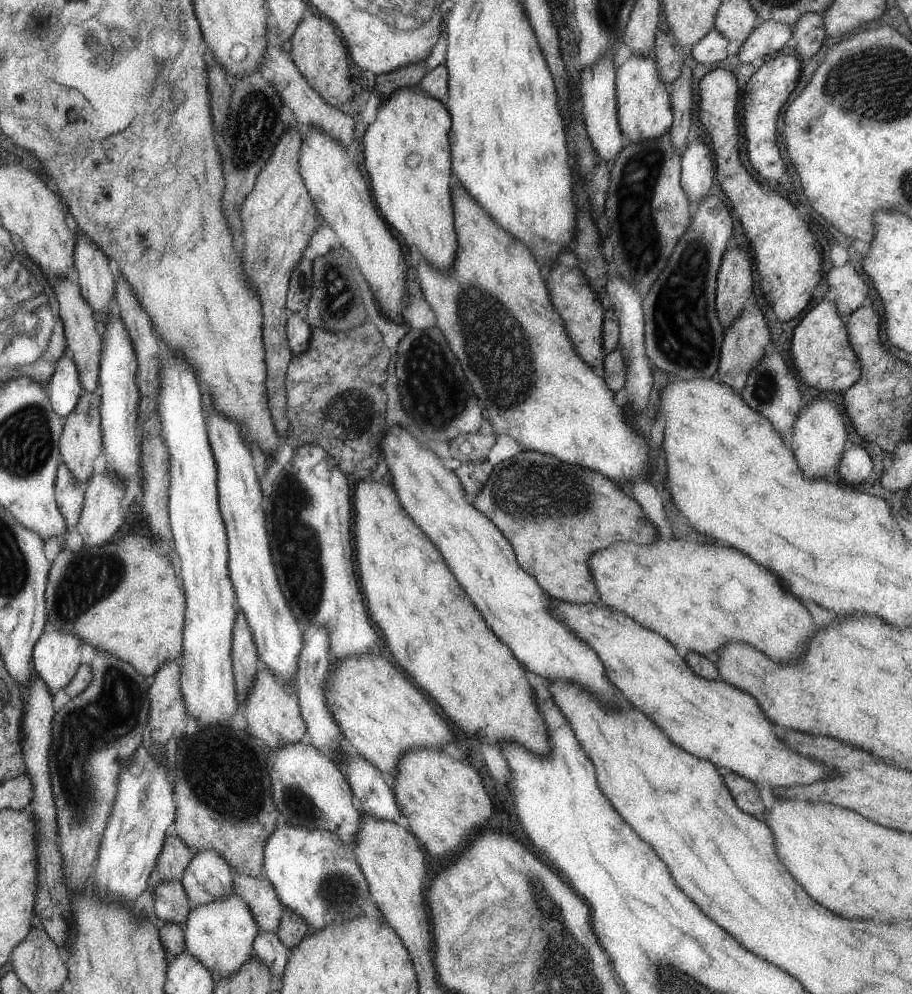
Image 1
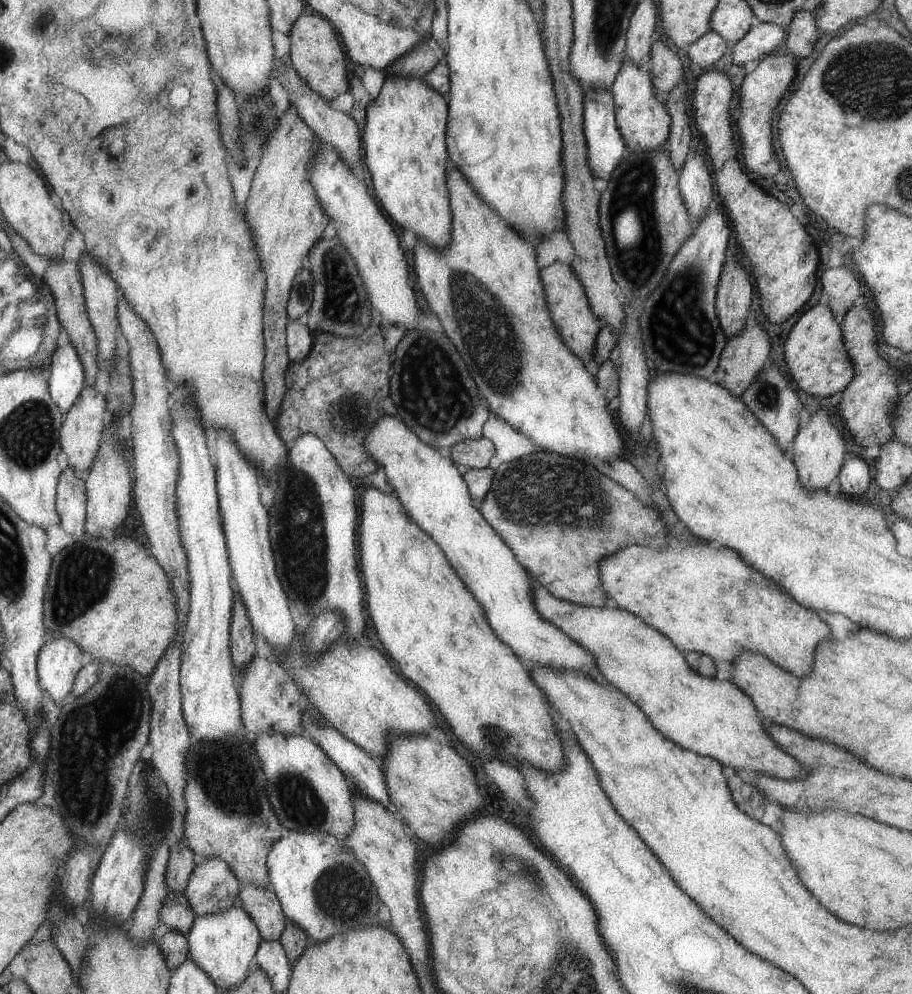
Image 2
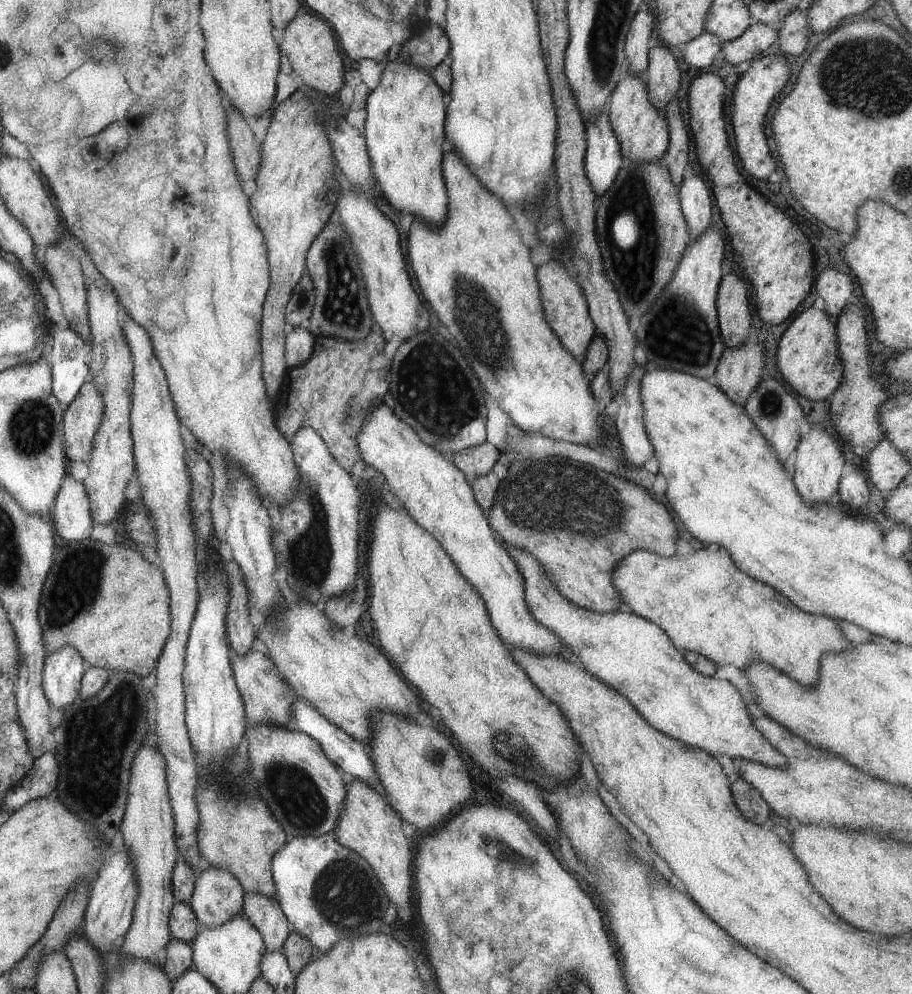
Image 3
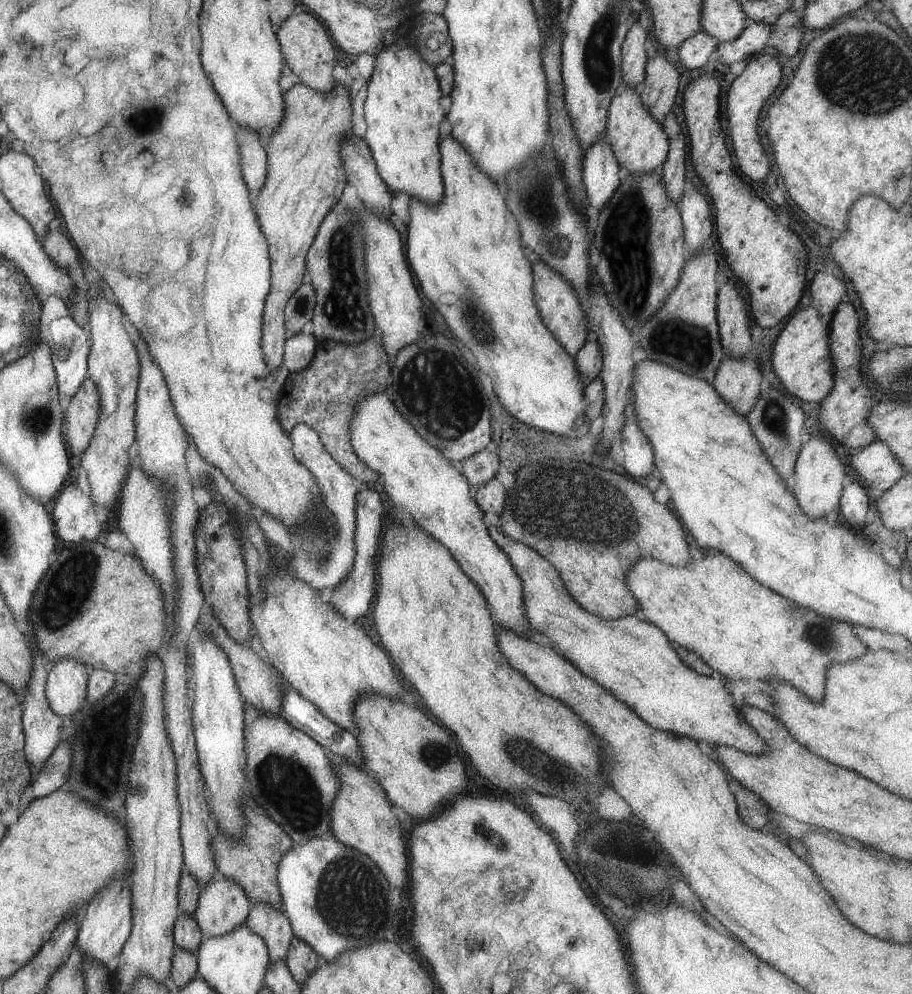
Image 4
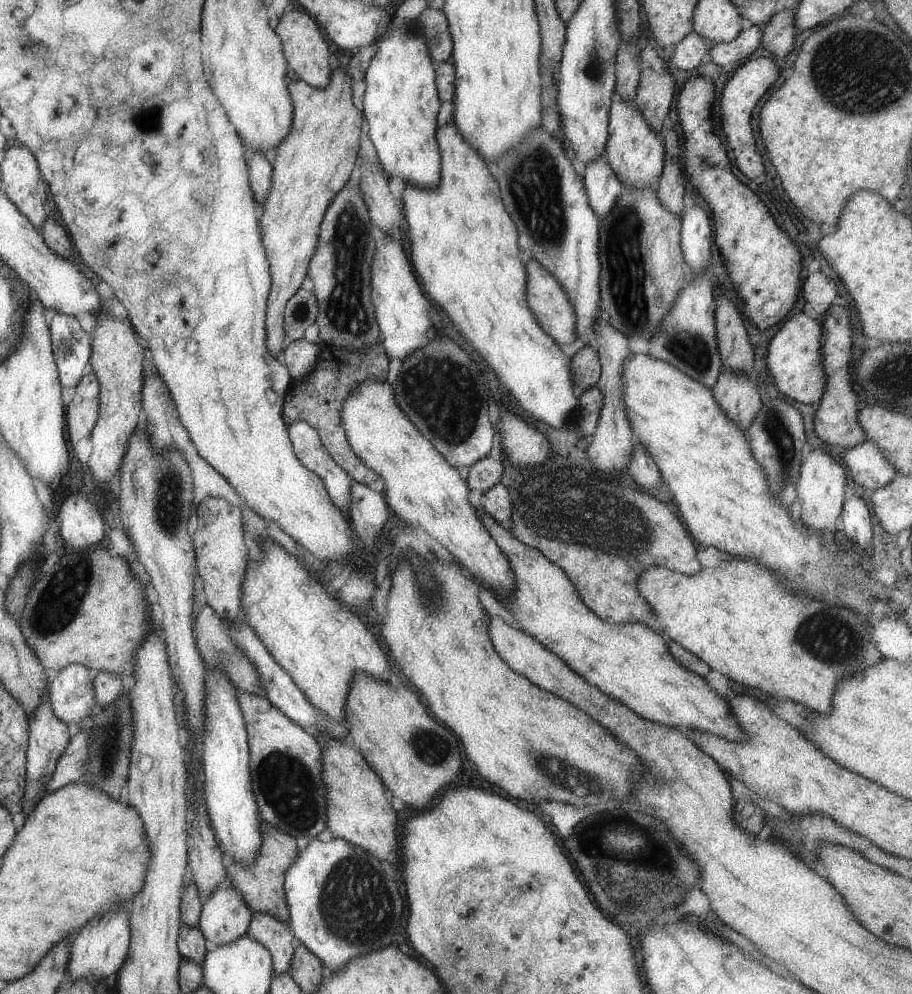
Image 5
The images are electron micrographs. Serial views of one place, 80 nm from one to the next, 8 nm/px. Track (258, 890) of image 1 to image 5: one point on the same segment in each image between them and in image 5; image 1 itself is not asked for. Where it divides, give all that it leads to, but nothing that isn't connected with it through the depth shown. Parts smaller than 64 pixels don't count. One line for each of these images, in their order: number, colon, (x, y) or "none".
2: (263, 906)
3: (265, 914)
4: (273, 926)
5: (276, 936)

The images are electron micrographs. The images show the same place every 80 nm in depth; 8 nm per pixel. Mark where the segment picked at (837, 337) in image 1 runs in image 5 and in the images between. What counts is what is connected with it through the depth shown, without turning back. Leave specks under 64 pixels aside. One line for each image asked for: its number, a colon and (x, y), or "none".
2: (814, 351)
3: (807, 357)
4: (801, 359)
5: (794, 359)

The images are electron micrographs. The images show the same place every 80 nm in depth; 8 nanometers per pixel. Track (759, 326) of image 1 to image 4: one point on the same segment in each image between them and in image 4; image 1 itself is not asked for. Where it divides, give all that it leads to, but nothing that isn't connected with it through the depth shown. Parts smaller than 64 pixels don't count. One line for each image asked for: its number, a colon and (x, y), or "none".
2: (745, 355)
3: (739, 371)
4: (739, 382)

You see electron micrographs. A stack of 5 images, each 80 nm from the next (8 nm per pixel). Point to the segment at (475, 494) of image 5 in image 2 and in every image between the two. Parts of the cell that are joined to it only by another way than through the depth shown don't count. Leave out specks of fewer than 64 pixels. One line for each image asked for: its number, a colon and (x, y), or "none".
2: (473, 453)
3: (474, 462)
4: (482, 467)

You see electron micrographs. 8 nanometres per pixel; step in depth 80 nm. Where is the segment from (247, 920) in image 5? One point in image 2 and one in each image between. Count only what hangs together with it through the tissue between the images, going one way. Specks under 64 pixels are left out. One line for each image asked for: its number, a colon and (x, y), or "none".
2: (213, 888)
3: (219, 896)
4: (223, 906)

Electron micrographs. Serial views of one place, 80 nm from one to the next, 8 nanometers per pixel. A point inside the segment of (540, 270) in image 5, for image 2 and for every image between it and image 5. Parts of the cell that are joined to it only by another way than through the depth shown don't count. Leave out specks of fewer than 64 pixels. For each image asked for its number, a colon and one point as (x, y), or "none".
2: (578, 326)
3: (562, 299)
4: (557, 302)

